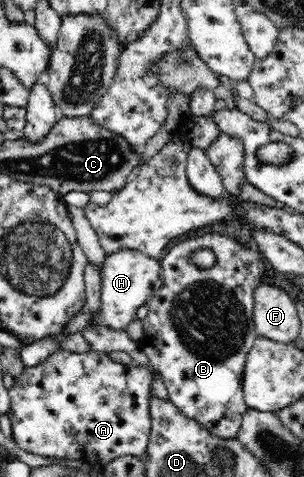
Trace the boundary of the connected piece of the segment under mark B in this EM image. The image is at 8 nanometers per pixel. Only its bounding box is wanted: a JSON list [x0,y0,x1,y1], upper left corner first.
[138,231,266,439]

